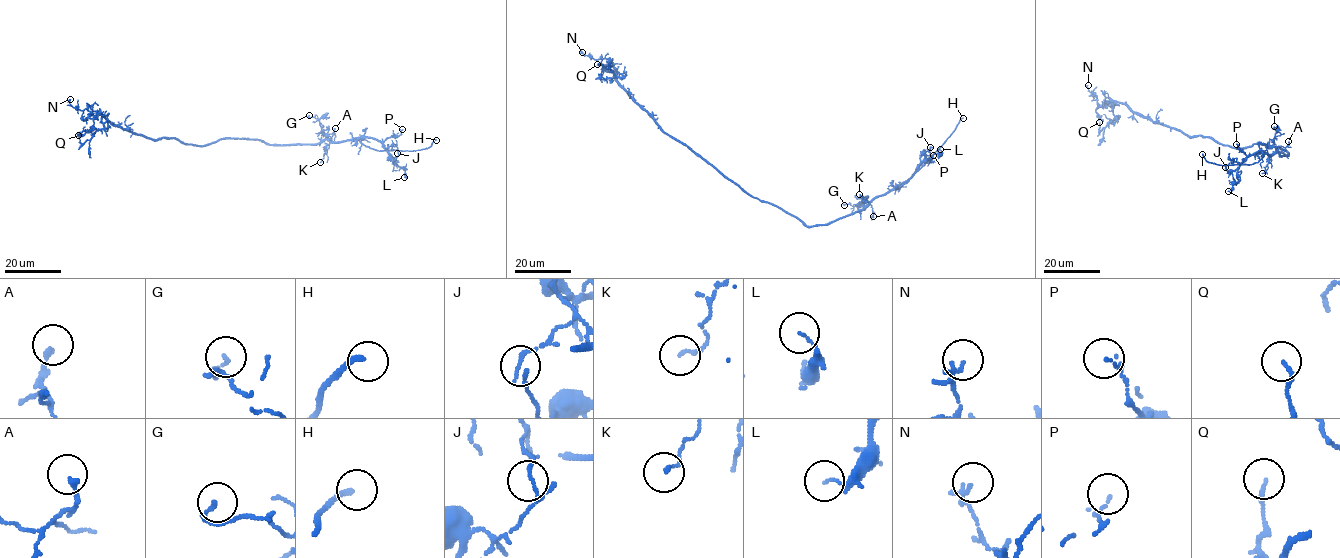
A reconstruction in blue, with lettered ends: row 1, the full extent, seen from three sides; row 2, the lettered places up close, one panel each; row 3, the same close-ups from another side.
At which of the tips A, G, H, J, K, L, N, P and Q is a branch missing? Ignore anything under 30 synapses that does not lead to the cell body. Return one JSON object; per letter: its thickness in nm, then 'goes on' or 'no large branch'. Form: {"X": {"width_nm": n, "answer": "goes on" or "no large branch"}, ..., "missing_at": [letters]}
{"A": {"width_nm": 200, "answer": "no large branch"}, "G": {"width_nm": 130, "answer": "no large branch"}, "H": {"width_nm": 220, "answer": "goes on"}, "J": {"width_nm": 80, "answer": "no large branch"}, "K": {"width_nm": 110, "answer": "no large branch"}, "L": {"width_nm": 90, "answer": "no large branch"}, "N": {"width_nm": 100, "answer": "no large branch"}, "P": {"width_nm": 80, "answer": "no large branch"}, "Q": {"width_nm": 110, "answer": "no large branch"}, "missing_at": ["H"]}

